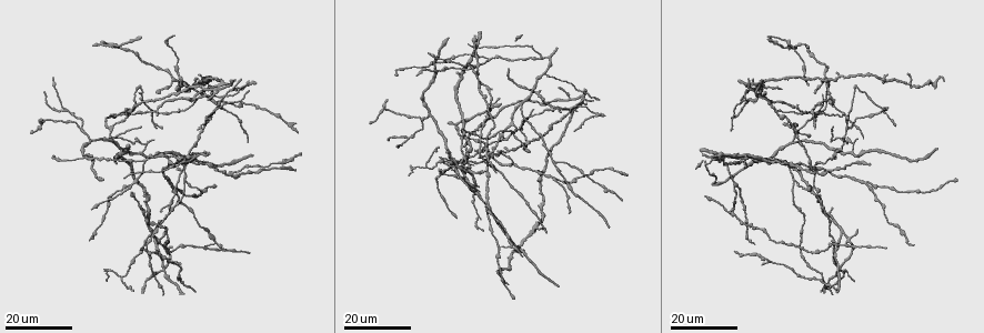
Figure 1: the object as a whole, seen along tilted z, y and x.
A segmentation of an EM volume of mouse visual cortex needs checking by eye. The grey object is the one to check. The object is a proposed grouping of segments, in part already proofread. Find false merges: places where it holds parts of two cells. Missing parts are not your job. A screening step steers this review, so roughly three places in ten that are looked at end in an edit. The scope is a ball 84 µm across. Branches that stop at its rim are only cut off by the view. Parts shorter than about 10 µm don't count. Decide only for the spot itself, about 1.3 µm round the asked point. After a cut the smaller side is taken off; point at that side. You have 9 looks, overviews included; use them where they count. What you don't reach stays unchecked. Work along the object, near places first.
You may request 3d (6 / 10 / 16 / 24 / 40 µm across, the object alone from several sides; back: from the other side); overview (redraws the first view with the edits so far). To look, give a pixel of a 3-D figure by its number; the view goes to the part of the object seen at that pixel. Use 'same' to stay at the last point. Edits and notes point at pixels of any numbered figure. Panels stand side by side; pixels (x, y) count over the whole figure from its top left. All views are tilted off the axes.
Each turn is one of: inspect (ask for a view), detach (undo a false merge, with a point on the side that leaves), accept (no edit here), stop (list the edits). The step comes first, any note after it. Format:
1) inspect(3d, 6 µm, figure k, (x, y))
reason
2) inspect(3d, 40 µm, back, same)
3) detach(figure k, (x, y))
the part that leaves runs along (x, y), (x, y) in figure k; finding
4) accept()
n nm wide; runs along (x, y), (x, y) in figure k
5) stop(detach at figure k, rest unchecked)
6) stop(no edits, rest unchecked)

inspect(3d, 24 µm, figure 1, (846, 125))
three-way junction

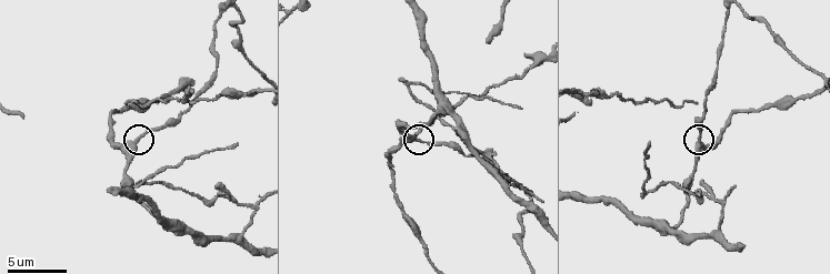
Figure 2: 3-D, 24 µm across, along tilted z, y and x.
inspect(3d, 6 µm, figure 2, (702, 143))

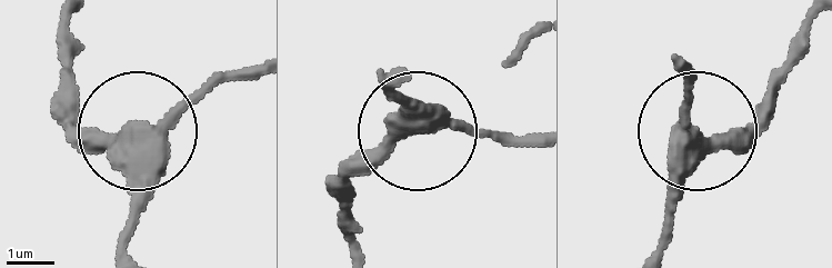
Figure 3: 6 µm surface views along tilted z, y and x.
accept()
390 nm wide; runs along (398, 90), (391, 102), (413, 105), (414, 125), (337, 199) in figure 3; all the same cell

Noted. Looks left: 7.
inspect(3d, 16 µm, figure 1, (81, 128))
small branch off a trunk

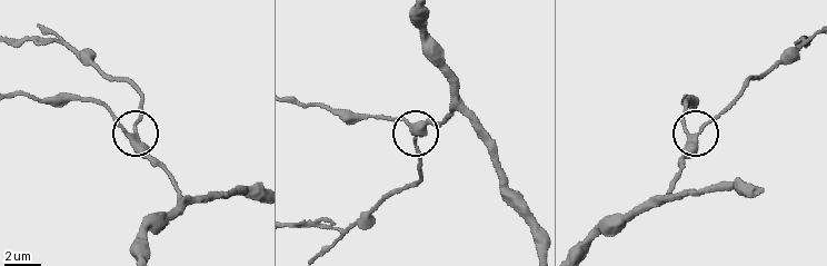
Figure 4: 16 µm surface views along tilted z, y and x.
inspect(3d, 10 µm, figure 4, (133, 135))

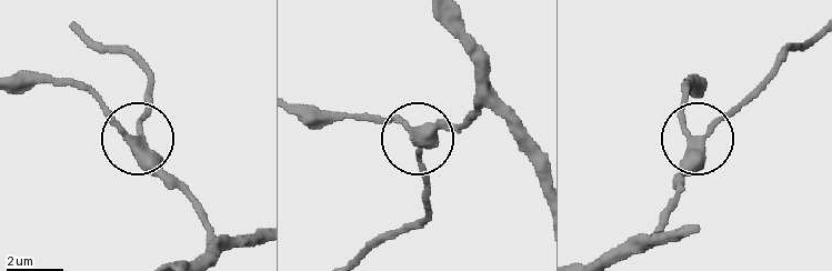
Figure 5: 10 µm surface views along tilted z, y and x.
accept()
300 nm wide; one cell here

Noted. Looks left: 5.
inspect(3d, 24 µm, figure 1, (87, 159))

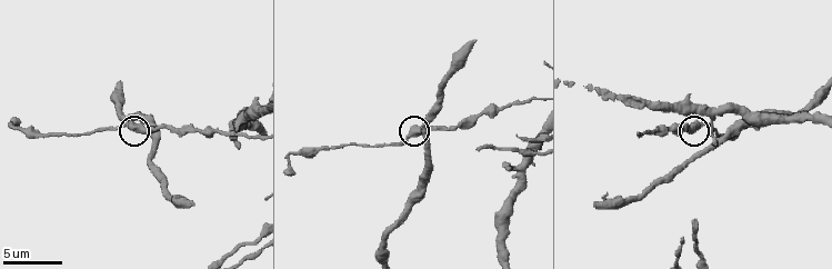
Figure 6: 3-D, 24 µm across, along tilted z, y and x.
inspect(3d, 6 µm, figure 6, (693, 129))
closer look

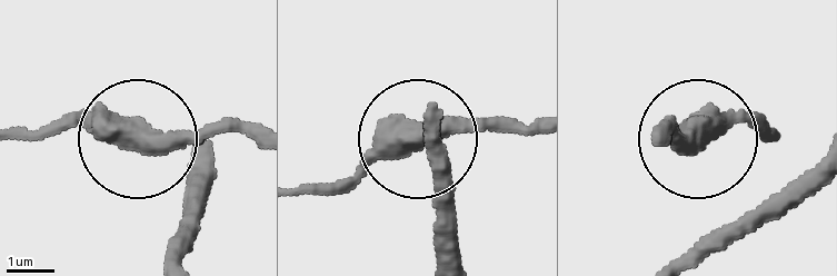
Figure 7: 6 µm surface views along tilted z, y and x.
accept()
runs along (249, 127), (111, 140), (53, 118) in figure 7; one cell here

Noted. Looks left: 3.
inspect(3d, 16 µm, figure 1, (495, 147))

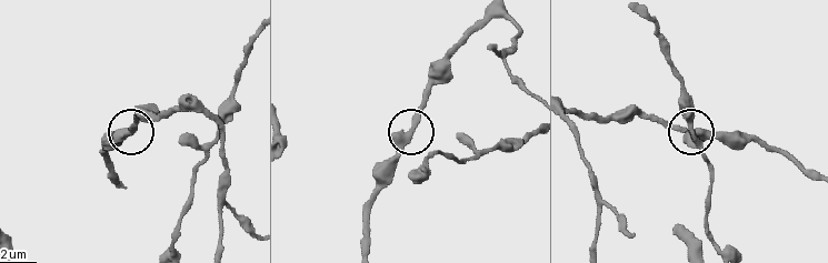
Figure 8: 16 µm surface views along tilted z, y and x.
inspect(3d, 6 µm, figure 8, (133, 130))

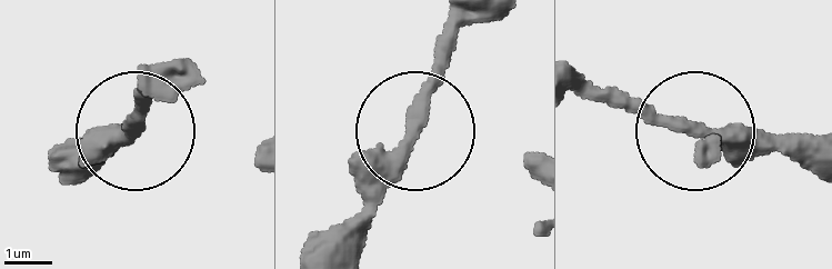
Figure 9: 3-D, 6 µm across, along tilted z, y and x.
accept()
side arm 56 µm; runs along (579, 93), (812, 139) in figure 9; one cell here

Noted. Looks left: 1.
stop(no edits, rest unchecked)

